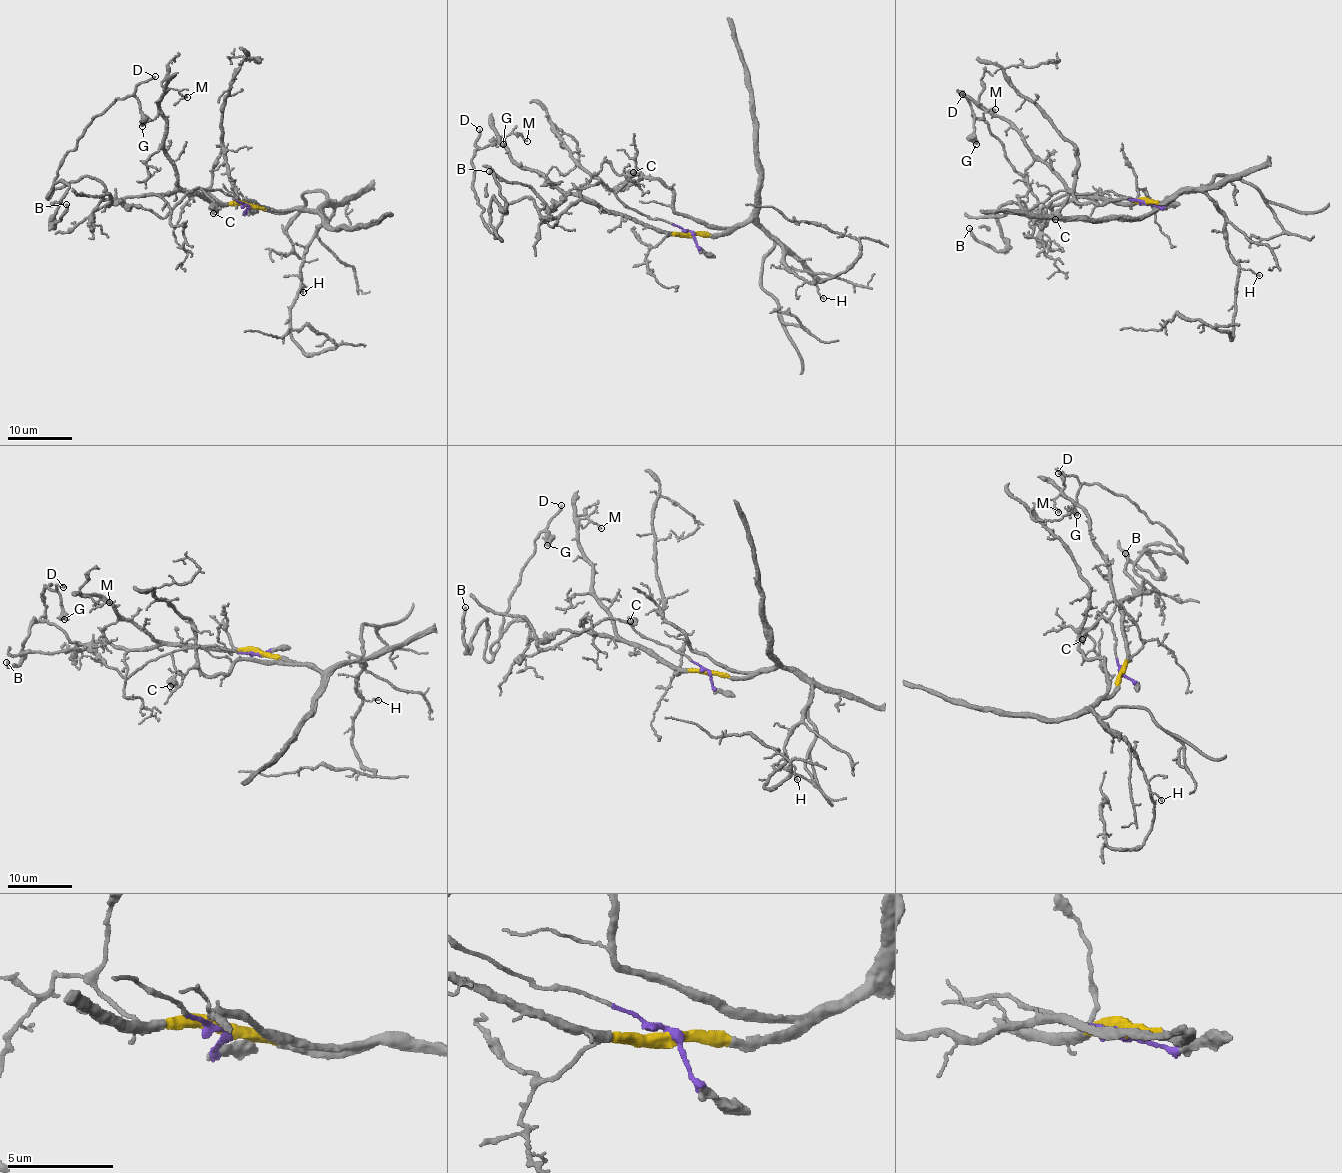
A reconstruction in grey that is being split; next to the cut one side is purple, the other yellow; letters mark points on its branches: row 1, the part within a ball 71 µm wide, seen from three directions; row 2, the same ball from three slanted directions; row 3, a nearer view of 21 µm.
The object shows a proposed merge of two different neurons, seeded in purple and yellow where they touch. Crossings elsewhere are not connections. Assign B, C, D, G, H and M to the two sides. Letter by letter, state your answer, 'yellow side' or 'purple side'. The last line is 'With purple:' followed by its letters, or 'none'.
B: purple side
C: purple side
D: purple side
G: purple side
H: yellow side
M: yellow side
With purple: B, C, D, G

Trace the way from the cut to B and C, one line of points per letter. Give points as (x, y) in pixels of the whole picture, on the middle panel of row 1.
B: (690, 232), (599, 180), (545, 208), (509, 204), (501, 240), (489, 171)
C: (690, 232), (626, 208), (616, 192), (633, 171)

